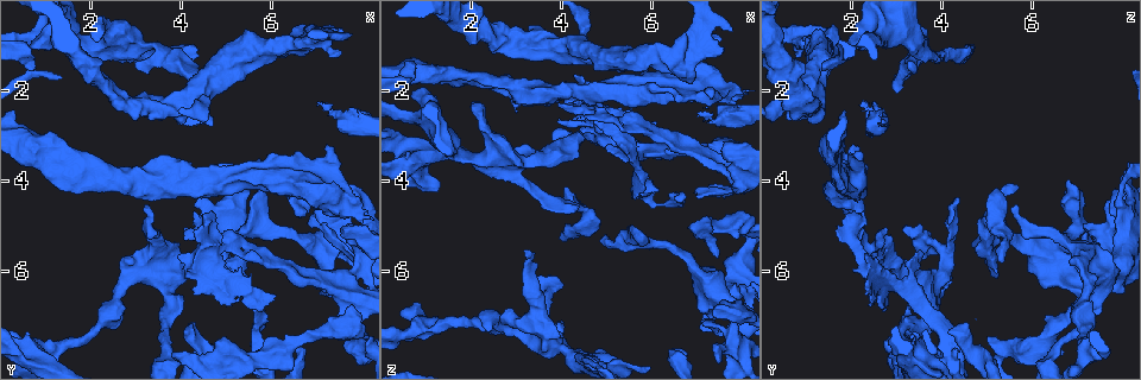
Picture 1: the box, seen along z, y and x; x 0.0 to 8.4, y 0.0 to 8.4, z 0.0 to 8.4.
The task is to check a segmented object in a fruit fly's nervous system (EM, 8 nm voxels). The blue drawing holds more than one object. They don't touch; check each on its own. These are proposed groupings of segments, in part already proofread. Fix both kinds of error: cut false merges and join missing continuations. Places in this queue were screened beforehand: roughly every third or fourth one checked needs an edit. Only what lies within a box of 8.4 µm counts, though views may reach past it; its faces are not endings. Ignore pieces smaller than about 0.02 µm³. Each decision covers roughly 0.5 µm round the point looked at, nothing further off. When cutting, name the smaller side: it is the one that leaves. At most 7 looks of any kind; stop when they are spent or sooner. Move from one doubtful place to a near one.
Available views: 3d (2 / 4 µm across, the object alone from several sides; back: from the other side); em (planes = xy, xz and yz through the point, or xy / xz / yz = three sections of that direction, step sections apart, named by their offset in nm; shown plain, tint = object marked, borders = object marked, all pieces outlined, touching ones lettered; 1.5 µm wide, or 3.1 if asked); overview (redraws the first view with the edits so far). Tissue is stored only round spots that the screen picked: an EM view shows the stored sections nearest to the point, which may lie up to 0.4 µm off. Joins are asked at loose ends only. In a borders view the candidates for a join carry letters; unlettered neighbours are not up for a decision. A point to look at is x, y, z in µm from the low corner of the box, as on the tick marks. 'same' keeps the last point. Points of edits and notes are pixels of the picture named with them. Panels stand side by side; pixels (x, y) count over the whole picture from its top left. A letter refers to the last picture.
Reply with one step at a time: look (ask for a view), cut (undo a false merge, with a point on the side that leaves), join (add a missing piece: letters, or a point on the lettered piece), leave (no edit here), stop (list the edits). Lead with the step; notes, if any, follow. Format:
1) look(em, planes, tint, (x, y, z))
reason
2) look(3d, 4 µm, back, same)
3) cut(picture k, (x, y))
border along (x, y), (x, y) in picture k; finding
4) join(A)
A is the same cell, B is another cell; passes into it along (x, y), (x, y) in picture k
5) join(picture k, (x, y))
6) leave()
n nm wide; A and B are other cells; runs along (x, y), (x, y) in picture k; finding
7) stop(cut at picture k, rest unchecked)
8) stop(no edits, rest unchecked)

look(3d, 4 µm, (4.40, 1.25, 4.50))
free end

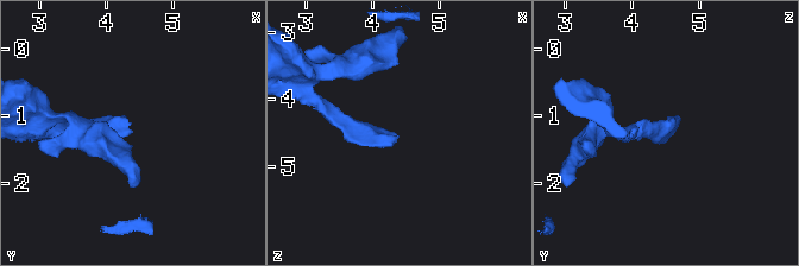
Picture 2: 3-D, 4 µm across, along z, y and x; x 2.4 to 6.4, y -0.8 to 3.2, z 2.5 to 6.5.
look(em, xz, step 4, borders, (4.40, 1.25, 4.55))
need the tissue

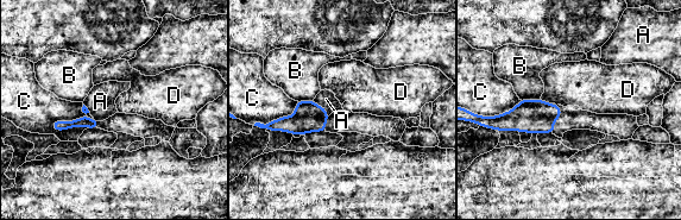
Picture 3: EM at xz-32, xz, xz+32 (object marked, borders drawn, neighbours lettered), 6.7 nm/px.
look(em, yz, step 4, borders, same)
another direction

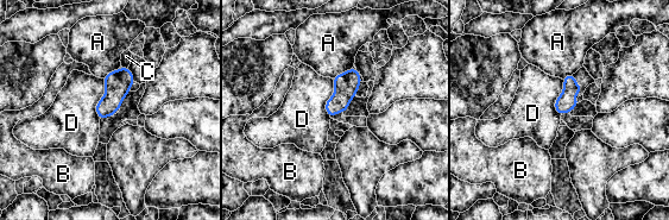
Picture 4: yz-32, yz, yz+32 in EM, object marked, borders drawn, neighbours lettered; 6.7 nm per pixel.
leave()
A, B, C and D are other cells; border along (103, 79), (99, 118) in picture 4; no lettered piece goes on from it

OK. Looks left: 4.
look(3d, 4 µm, back, (1.25, 0.70, 2.10))
stops while still wide

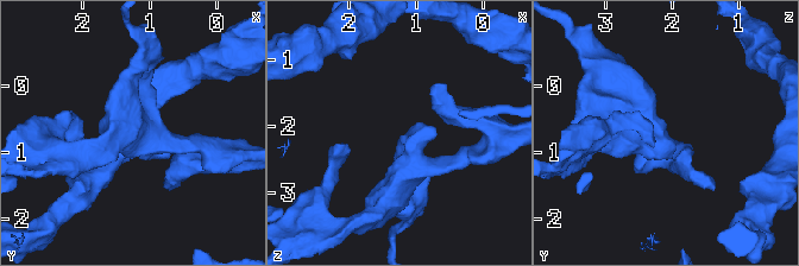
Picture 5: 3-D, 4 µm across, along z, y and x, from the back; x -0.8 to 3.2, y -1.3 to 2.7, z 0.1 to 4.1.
look(em, xy, step 4, borders, (1.20, 0.75, 2.15))

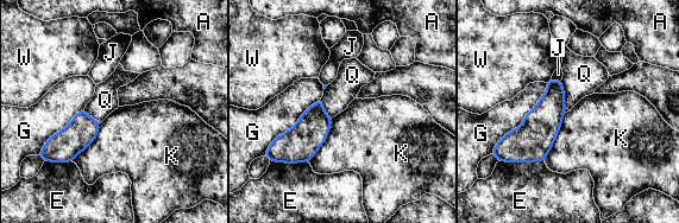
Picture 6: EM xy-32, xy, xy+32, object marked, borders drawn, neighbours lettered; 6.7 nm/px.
look(em, planes, borders, same)

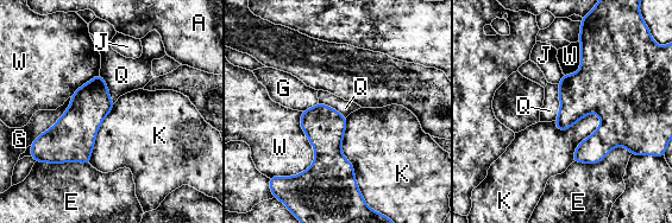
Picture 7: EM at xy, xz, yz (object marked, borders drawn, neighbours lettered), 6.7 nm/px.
leave()
A, E, G, J, K, Q and W are other cells; border along (592, 112), (601, 123), (572, 161) in picture 7; no lettered piece goes on from it

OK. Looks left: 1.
look(em, planes, borders, (7.65, 7.15, 6.55))
thick turns thin

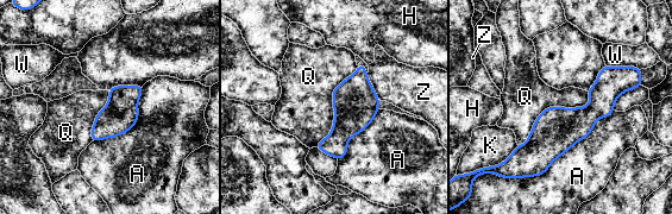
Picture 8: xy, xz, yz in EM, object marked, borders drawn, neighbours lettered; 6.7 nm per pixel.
leave()
220 nm wide; A, H, K, Q, W and Z are other cells; border along (588, 92), (517, 145) in picture 8; one cell here

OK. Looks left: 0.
stop(no edits, rest unchecked)

